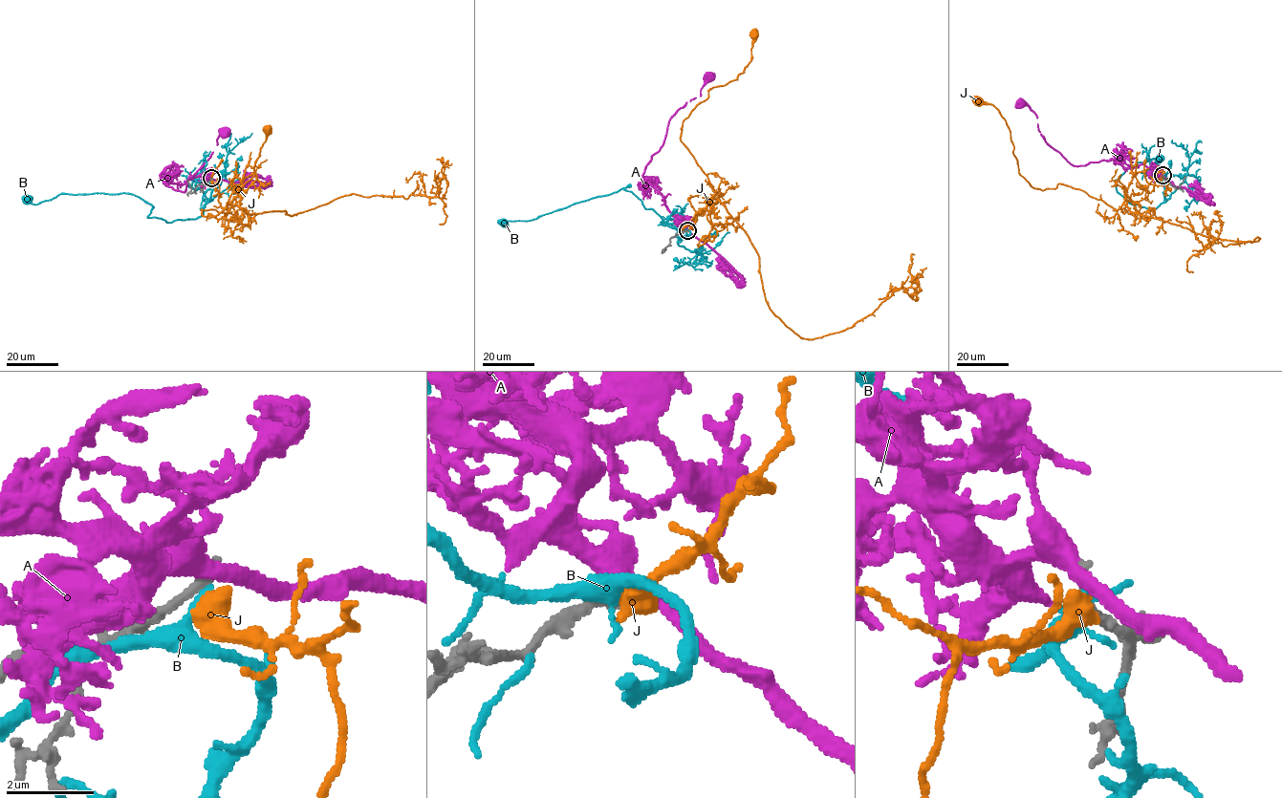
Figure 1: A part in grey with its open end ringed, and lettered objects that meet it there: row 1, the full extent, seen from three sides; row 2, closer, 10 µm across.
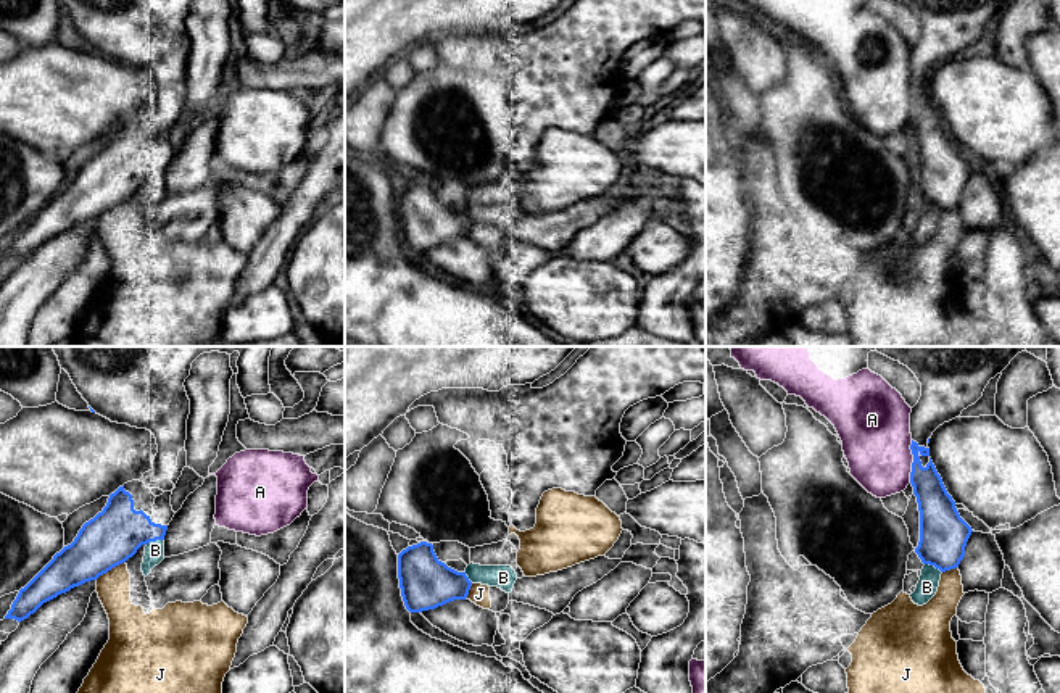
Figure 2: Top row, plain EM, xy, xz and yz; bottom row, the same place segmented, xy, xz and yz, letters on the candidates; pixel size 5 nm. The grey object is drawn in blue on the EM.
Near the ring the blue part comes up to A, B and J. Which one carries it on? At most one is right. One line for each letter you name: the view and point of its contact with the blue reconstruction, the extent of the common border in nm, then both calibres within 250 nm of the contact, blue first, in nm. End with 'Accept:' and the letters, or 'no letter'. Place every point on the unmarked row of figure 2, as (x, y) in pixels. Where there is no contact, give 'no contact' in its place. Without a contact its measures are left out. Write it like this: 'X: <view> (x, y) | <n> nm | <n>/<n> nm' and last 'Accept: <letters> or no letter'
Accept: no letter

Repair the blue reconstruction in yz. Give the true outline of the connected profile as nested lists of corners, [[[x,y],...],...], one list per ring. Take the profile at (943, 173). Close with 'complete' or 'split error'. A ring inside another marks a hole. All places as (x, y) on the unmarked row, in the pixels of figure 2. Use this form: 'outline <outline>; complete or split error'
outline [[[899,0],[921,23],[921,35],[910,52],[910,122],[920,150],[920,181],[915,192],[941,211],[959,206],[971,166],[960,156],[930,97],[933,71],[975,44],[1010,0]]]; split error

